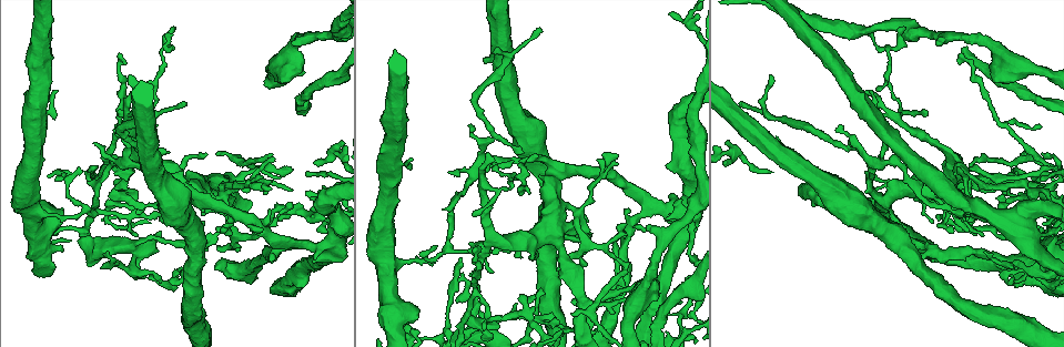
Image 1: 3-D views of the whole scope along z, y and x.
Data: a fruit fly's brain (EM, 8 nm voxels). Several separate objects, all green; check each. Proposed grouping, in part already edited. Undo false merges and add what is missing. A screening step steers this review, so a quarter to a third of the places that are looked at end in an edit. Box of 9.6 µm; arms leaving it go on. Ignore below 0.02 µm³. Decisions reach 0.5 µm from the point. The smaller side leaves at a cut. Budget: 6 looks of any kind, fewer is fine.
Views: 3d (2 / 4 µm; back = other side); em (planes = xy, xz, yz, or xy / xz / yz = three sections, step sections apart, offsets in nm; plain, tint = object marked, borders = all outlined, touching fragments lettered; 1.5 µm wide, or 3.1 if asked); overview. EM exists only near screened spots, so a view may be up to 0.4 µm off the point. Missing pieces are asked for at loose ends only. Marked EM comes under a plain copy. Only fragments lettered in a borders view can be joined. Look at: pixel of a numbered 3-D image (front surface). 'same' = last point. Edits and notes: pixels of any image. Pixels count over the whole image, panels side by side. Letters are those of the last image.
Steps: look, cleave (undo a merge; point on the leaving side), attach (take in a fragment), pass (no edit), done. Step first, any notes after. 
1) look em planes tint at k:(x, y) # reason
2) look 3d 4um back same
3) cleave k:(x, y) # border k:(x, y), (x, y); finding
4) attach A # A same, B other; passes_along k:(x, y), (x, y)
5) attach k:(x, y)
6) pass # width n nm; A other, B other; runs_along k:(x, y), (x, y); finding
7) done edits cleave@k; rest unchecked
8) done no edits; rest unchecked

look 3d 4um at 1:(528, 191) # an open end

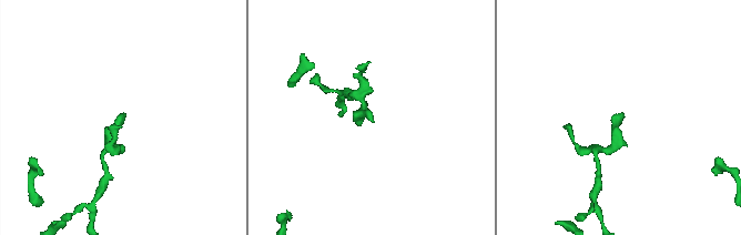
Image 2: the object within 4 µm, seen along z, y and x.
look em planes borders at 2:(621, 113) # need the tissue

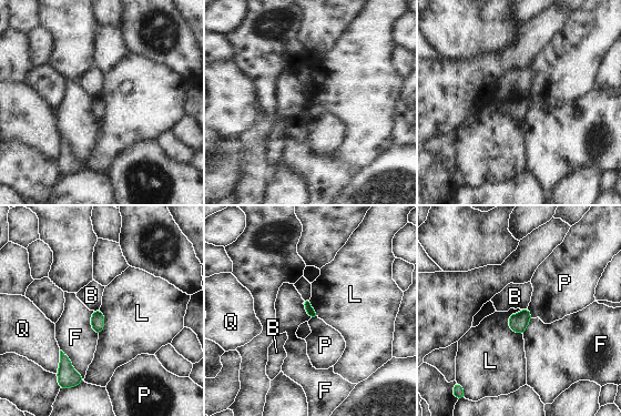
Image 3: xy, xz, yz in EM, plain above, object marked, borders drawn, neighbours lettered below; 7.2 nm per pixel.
pass # longest_contact F 280 nm; B other, F other, L other, P other, Q other; no lettered fragment goes on from it

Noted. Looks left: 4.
look em planes tint at 1:(545, 338) # abrupt turn

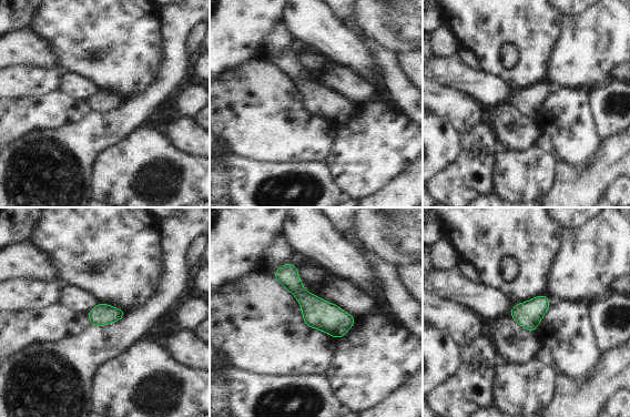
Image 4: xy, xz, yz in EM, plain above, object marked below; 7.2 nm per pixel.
look em planes borders same

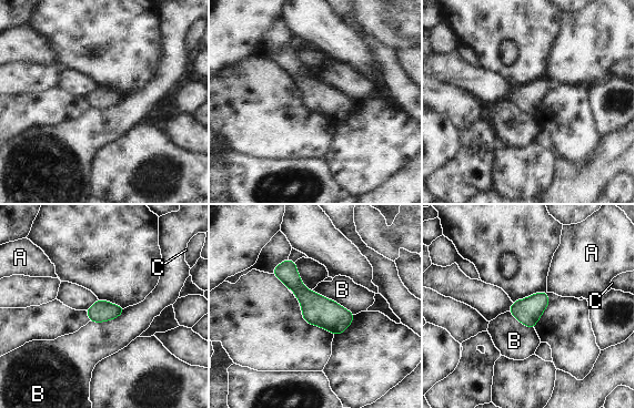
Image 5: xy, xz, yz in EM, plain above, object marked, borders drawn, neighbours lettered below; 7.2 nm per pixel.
pass # width 160 nm; A other, B other, C other; border 5:(312, 289), (335, 301), (354, 314); continuous, no second neuron

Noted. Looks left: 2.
look em yz step 8 borders at 1:(624, 236) # branch stops here

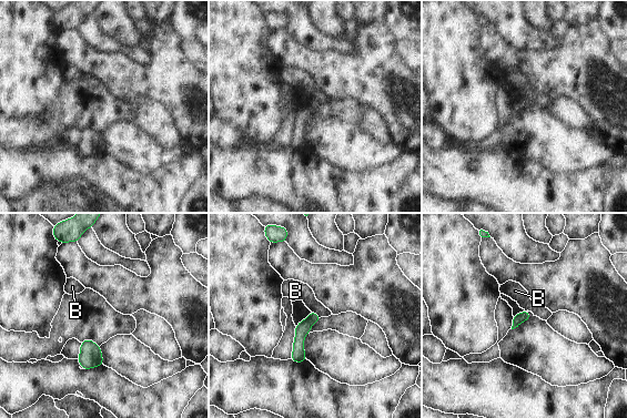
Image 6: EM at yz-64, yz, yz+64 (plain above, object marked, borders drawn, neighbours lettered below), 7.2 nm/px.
look em xy step 8 borders same # cut it another way

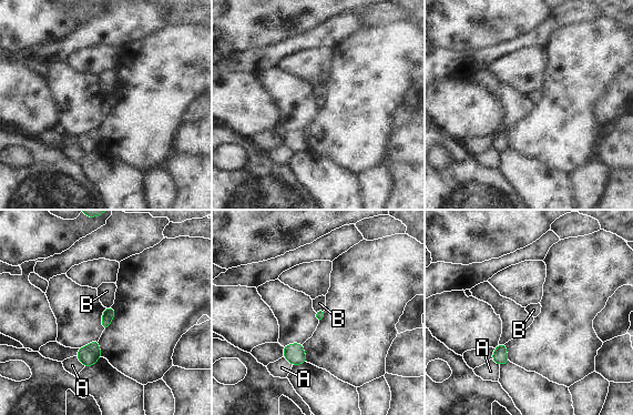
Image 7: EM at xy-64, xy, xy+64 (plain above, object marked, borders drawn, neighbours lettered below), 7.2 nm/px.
pass # longest_contact A 100 nm; A other, B other; none of them fits

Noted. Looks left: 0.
done no edits; rest unchecked

